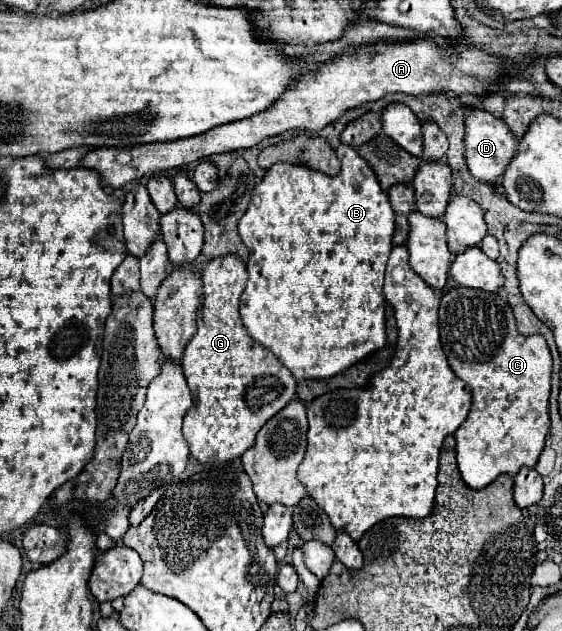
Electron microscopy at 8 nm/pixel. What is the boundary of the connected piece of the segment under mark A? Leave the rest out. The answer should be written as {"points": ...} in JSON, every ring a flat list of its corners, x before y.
{"points":[[414,39,402,43,378,43,374,47,374,55,364,49,356,53,344,53,338,61,330,61,316,69,308,79,300,79,294,87,290,87,278,101,276,107,264,111,260,115,252,115,248,119,240,119,236,123,224,123,220,127,212,127,204,135,194,135,192,139,176,139,176,143,146,143,132,147,96,147,90,149,80,167,94,169,102,177,102,181,120,189,126,183,142,179,144,175,164,173,168,169,186,167,192,161,204,159,214,153,226,153,234,149,256,147,260,141,272,135,280,135,290,129,302,131,320,131,328,123,334,123,344,111,356,107,360,103,378,101,390,93,432,93,432,91,452,91,456,95,472,93,480,95,490,91,490,85,502,73,502,59,484,51,456,51,456,49,436,49,432,39]]}

